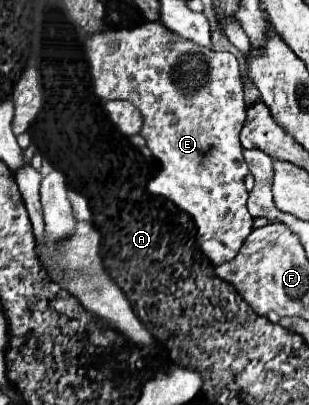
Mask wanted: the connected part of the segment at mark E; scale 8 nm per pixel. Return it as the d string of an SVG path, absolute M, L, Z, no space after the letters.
M146 22L132 30L104 30L86 38L84 50L94 80L94 92L102 100L128 100L144 118L140 136L146 140L148 150L160 160L160 172L148 182L148 190L188 212L194 218L198 240L214 238L238 252L252 232L252 216L246 208L248 192L244 188L248 166L238 140L246 120L246 104L236 56L184 40L160 22Z

